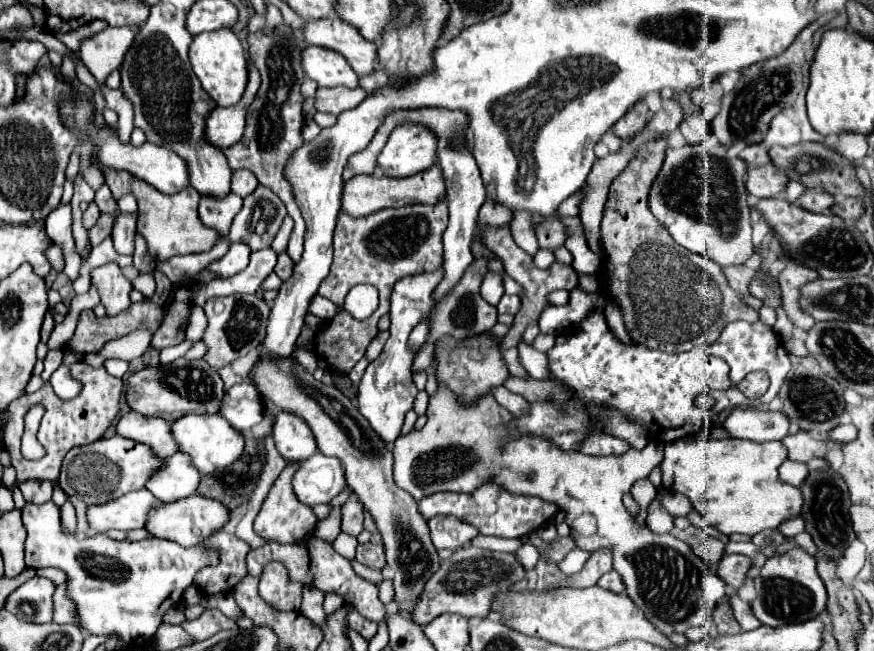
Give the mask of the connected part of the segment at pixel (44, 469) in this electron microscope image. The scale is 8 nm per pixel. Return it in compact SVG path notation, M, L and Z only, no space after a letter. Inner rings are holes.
M84 362L72 364L70 372L72 372L74 380L82 382L82 392L74 400L58 398L50 390L50 384L44 384L40 390L26 394L26 396L18 398L16 402L12 402L12 406L8 406L10 420L8 420L8 426L4 432L4 448L10 452L12 466L16 468L18 480L20 478L24 478L24 480L30 480L30 478L56 480L60 474L64 454L74 446L84 446L90 442L96 442L104 434L104 430L116 420L116 414L120 410L120 396L122 396L122 388L124 388L122 378L110 376L104 368L90 368ZM36 404L42 404L46 410L42 416L40 430L38 430L38 442L44 446L46 454L40 460L28 460L20 452L20 440L22 440L22 432L24 432L24 416Z

